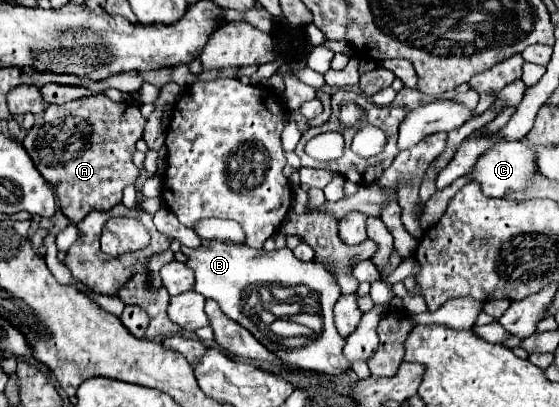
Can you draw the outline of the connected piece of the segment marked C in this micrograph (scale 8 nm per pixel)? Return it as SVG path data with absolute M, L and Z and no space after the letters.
M513 141L513 143L497 143L493 149L485 151L485 155L481 155L473 167L465 173L465 177L469 177L469 181L475 181L481 185L481 191L487 197L503 197L507 191L519 191L527 187L527 179L537 173L535 169L535 153L531 147L527 147L521 141Z

